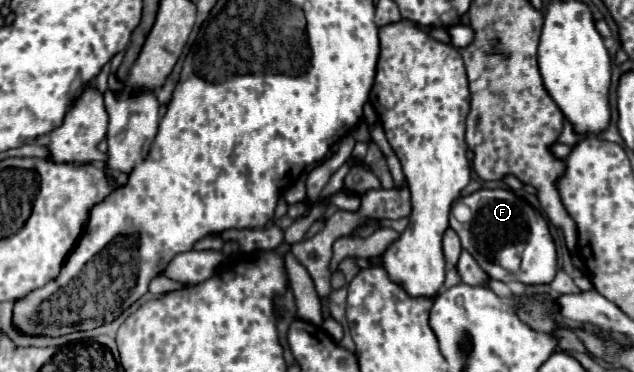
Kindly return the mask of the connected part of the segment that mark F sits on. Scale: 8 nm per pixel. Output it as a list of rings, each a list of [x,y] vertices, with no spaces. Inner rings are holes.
[[[478,190],[470,196],[460,198],[470,210],[472,210],[472,220],[470,222],[458,222],[454,216],[450,216],[450,228],[458,234],[462,248],[472,254],[472,258],[478,262],[478,266],[494,280],[510,282],[518,280],[522,284],[550,284],[552,278],[556,276],[558,264],[556,264],[556,248],[548,230],[546,220],[542,218],[540,212],[536,212],[528,202],[518,198],[512,190]],[[510,244],[522,244],[522,264],[520,272],[512,274],[504,270],[496,262],[496,254]],[[522,278],[522,280],[520,280]]]

